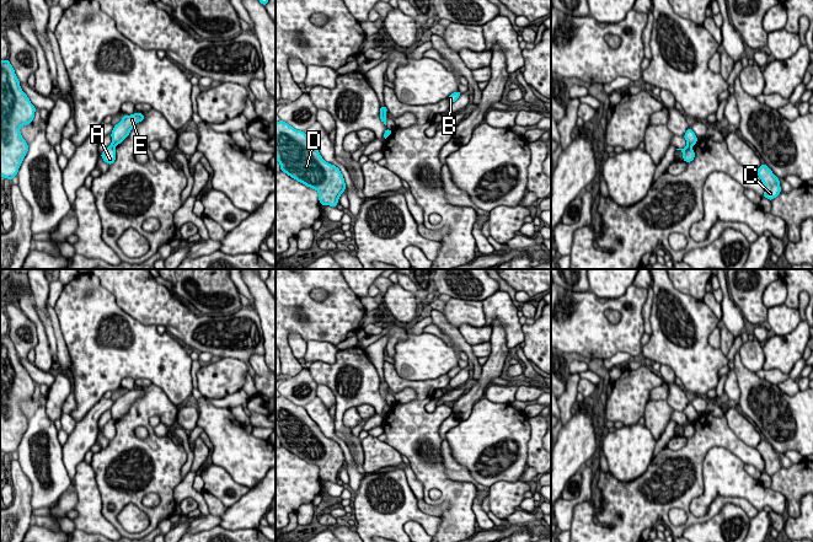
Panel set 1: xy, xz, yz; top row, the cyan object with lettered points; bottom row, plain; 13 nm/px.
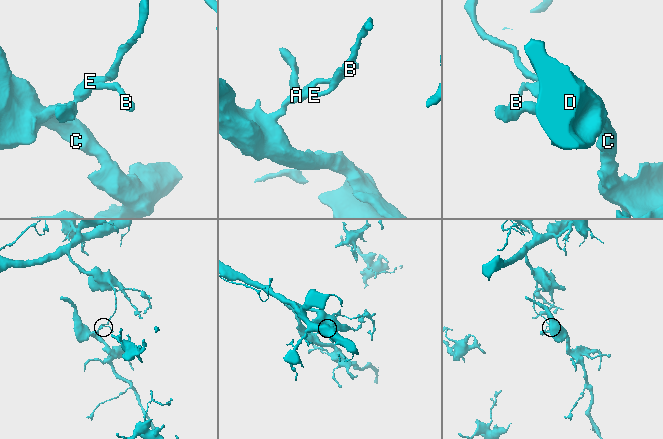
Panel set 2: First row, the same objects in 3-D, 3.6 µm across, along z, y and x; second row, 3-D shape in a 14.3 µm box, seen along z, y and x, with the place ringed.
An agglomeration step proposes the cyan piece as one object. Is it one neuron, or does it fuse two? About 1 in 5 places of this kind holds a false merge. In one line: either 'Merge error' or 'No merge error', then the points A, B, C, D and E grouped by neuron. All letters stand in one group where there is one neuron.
Merge error. Groups: A C D / B E

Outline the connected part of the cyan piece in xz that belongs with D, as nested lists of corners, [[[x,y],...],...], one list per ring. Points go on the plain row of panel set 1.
[[[283,396],[276,397],[276,434],[282,447],[319,467],[320,479],[337,482],[346,466],[339,444],[322,434],[304,407]]]

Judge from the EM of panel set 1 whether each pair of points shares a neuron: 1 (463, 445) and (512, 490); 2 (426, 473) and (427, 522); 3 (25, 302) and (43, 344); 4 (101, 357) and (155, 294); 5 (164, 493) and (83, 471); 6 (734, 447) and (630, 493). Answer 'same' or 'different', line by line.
1: different
2: different
3: same
4: different
5: different
6: same

